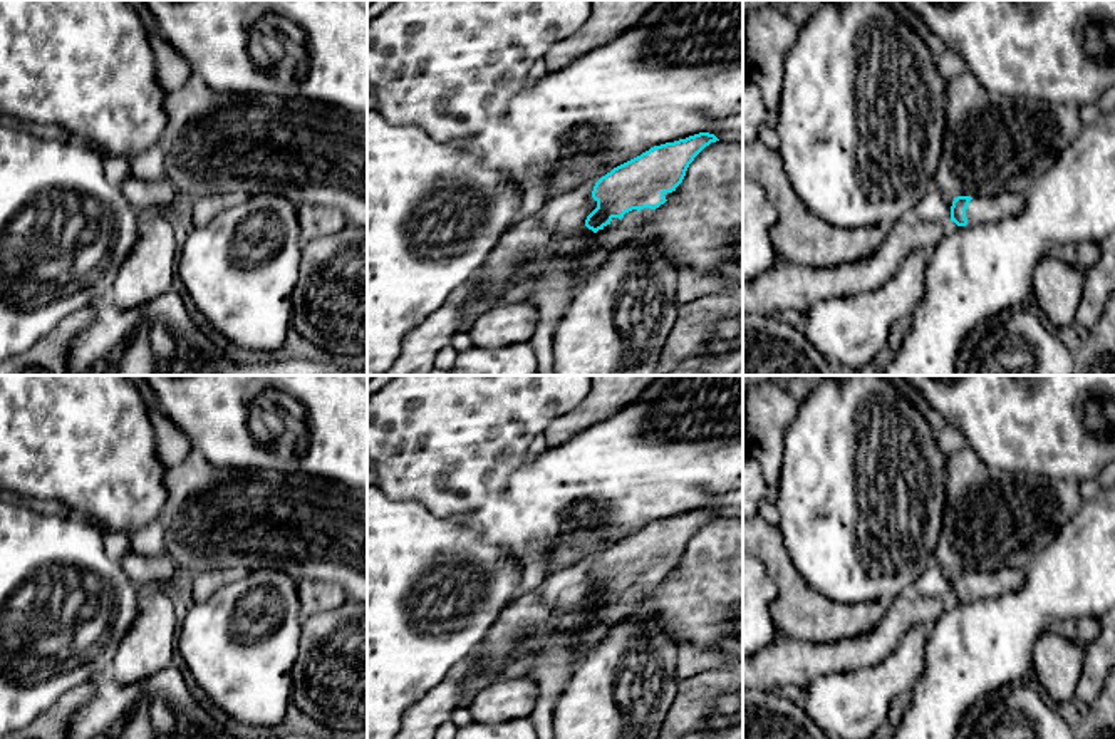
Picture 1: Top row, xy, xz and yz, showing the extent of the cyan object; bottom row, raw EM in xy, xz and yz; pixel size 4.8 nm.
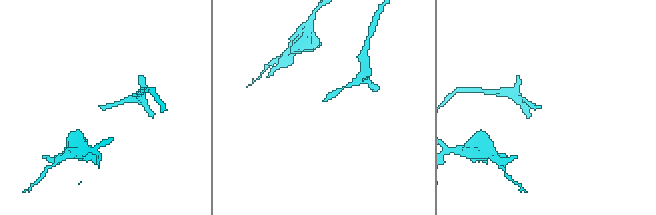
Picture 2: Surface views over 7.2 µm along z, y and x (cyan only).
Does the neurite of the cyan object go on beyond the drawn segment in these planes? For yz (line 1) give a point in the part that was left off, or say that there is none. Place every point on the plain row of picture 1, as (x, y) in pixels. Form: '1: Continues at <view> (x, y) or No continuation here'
1: Continues at yz (986, 585)

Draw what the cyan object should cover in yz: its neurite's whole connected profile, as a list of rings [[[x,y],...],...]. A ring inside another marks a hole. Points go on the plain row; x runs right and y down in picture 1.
[[[999,568],[993,573],[972,575],[957,571],[951,581],[951,597],[957,602],[998,598],[1023,587],[1023,570]]]

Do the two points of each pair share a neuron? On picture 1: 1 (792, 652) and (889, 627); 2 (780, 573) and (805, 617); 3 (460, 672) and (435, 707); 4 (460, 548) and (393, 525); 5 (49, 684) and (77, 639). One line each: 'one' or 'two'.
1: one
2: one
3: one
4: one
5: one

